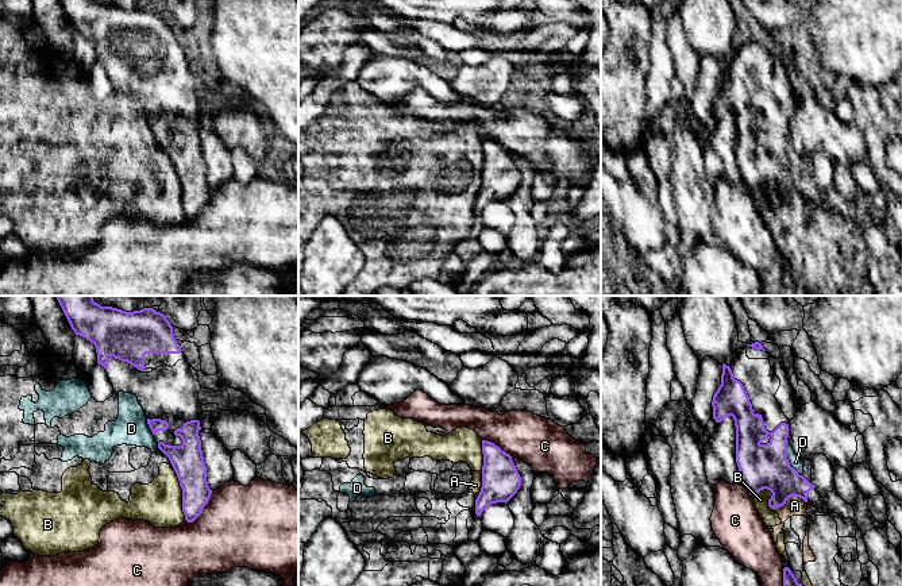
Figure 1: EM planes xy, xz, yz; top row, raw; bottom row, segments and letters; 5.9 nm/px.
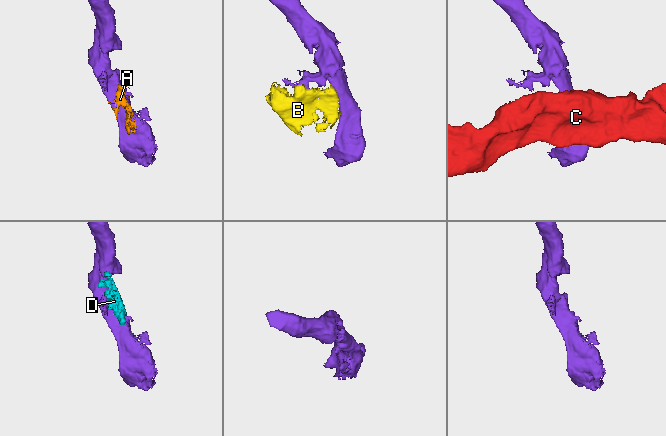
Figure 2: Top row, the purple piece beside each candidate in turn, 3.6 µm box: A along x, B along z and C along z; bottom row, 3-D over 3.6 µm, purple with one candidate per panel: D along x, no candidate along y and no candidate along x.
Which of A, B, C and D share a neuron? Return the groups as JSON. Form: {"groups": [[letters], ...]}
{"groups": [["A", "B", "D"], ["C"]]}

